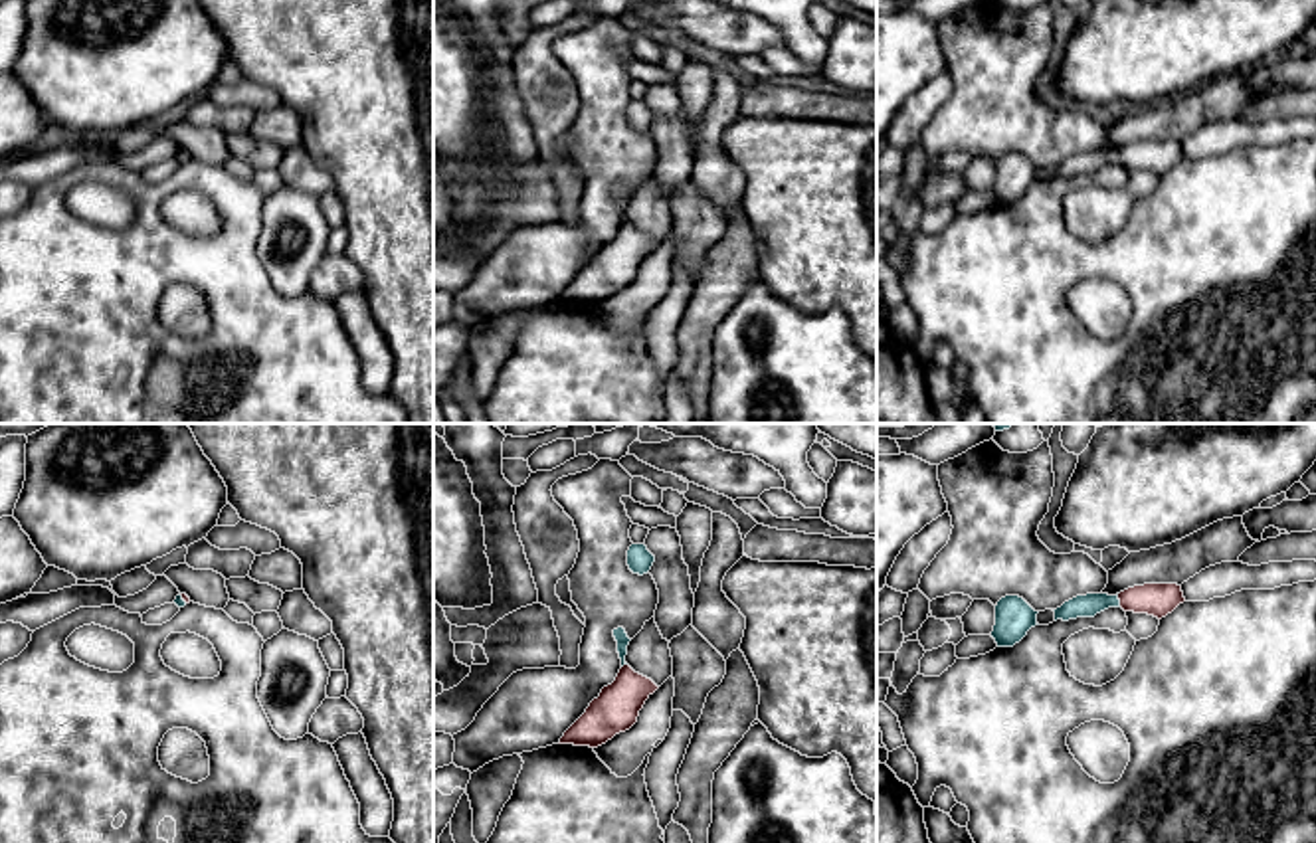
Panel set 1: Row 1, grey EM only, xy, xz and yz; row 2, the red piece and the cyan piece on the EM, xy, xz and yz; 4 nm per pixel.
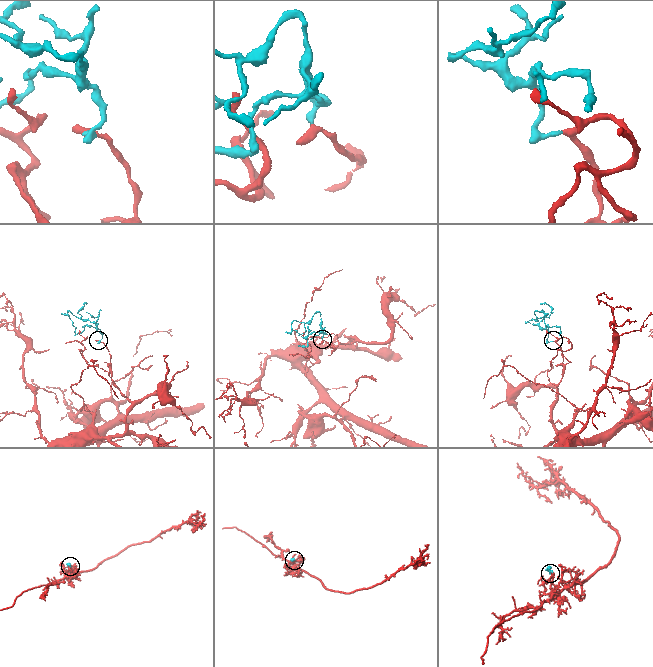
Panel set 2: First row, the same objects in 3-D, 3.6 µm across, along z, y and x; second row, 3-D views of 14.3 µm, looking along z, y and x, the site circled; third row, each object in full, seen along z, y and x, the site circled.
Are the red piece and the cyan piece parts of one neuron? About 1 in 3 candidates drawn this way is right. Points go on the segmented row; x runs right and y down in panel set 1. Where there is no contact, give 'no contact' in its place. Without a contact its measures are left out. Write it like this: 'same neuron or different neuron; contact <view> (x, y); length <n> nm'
same neuron; contact yz (1119, 598); length 60 nm

